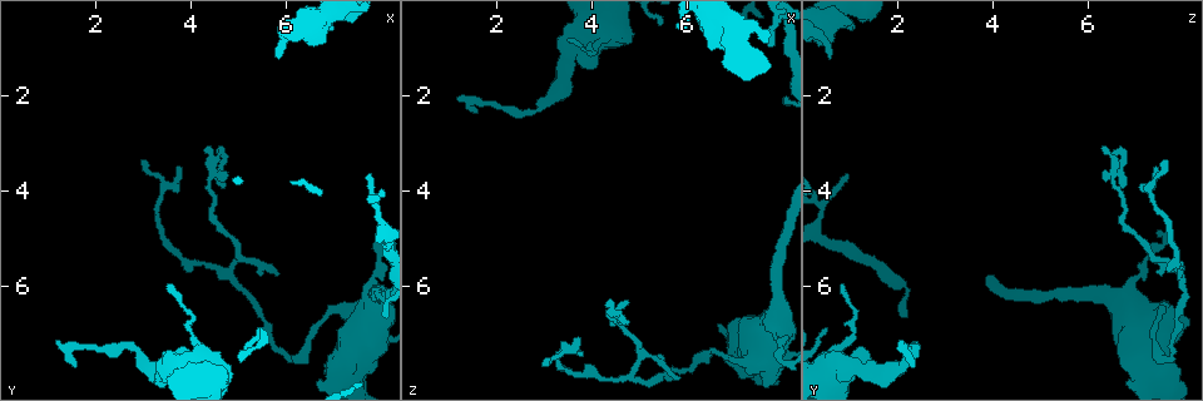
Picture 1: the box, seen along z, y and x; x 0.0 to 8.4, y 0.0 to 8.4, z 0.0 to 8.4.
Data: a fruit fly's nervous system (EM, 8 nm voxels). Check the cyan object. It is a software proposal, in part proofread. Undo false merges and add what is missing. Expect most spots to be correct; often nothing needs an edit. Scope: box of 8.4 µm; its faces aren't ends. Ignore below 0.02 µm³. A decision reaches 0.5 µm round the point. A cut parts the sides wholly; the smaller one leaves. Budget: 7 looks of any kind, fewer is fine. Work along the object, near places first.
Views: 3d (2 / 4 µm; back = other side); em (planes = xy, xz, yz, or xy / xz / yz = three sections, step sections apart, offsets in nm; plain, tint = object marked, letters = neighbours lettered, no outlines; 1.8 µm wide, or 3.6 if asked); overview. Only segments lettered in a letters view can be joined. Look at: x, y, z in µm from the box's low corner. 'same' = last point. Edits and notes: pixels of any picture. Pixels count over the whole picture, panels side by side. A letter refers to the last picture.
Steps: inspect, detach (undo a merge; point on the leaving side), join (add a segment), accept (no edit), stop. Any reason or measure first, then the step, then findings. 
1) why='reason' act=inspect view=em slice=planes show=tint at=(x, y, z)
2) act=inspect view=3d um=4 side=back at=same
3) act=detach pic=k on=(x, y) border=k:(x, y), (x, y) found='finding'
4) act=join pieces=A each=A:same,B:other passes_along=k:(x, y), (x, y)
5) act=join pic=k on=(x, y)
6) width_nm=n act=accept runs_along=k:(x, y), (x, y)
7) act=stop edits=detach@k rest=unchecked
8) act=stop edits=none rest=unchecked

why='an open end' act=inspect view=em slice=planes show=letters at=(1.50, 7.70, 2.35)

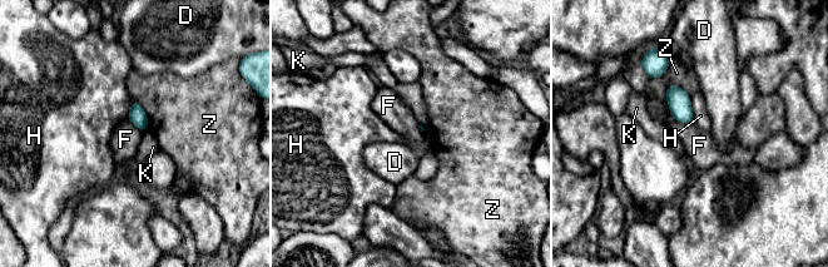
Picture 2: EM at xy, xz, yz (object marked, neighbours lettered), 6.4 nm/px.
act=accept each=D:other,F:other,H:other,K:other,Z:other border=2:(670, 115), (683, 123), (693, 122) found='none of them fits'

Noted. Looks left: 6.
why='an open end' act=inspect view=em slice=planes show=tint at=(5.85, 1.25, 0.65)

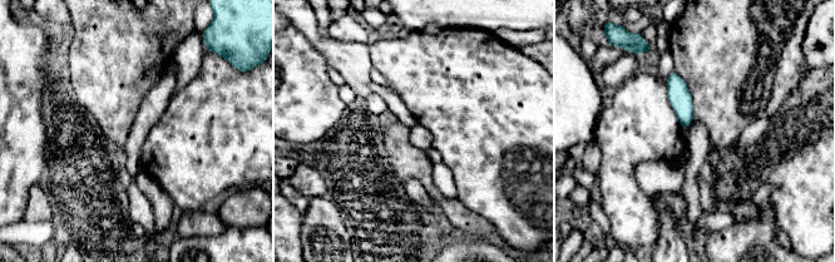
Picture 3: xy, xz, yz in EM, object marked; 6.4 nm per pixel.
act=inspect view=em slice=planes show=letters at=same

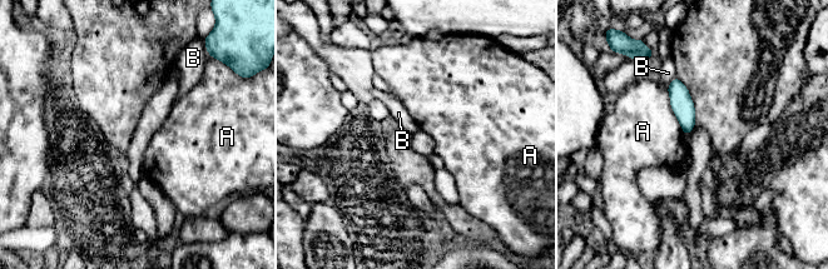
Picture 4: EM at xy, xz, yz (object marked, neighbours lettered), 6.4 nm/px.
width_nm=120 act=accept each=A:other,B:other border=4:(675, 75), (667, 88) found='no lettered segment goes on from it'

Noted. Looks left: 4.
act=inspect view=em um=3.6 slice=xz step=8 show=letters at=(7.75, 6.70, 6.95)

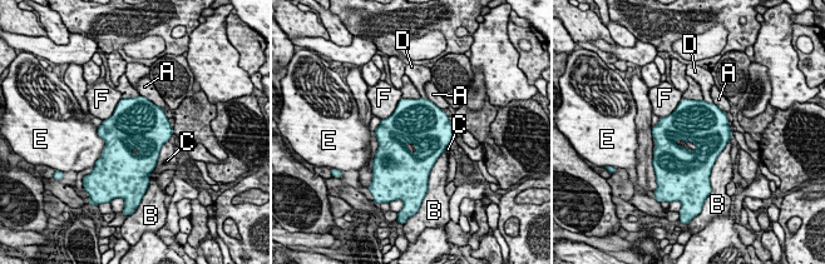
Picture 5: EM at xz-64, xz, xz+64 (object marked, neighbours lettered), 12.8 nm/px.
act=accept each=A:other,B:other,C:other,D:other,E:other,F:other border=5:(97, 128), (104, 142), (99, 159) found='one neuron here'

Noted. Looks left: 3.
act=stop edits=none rest=unchecked

